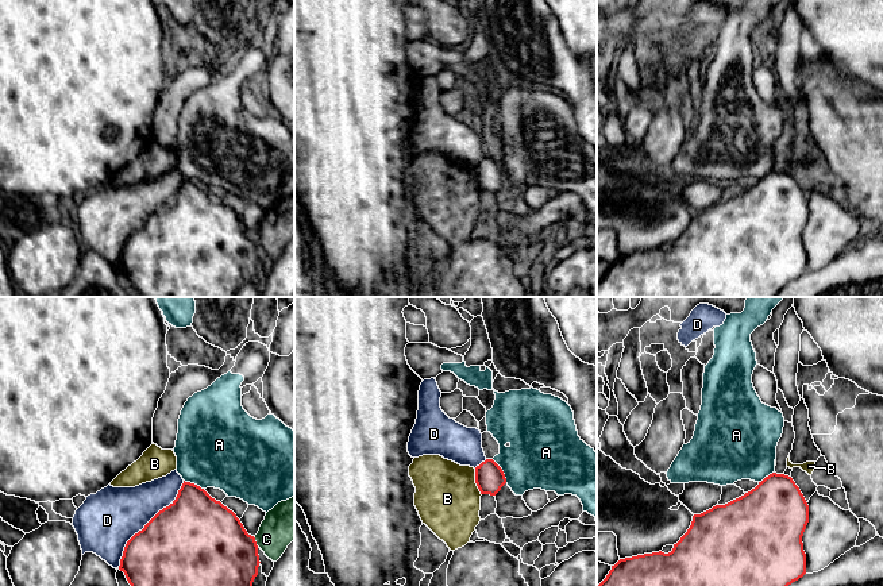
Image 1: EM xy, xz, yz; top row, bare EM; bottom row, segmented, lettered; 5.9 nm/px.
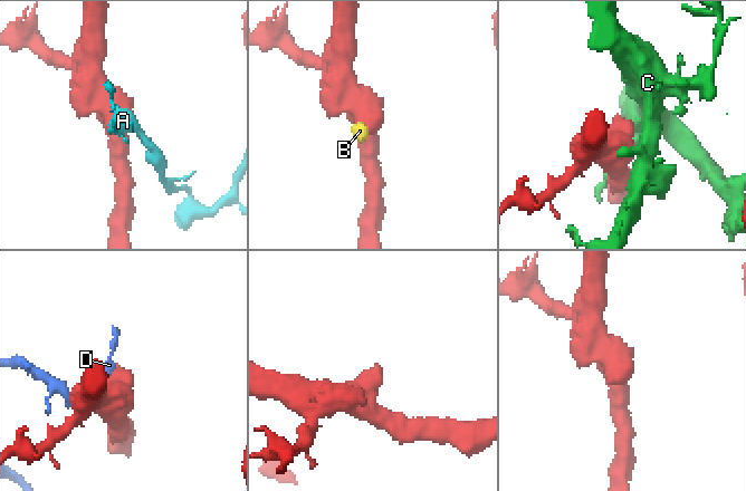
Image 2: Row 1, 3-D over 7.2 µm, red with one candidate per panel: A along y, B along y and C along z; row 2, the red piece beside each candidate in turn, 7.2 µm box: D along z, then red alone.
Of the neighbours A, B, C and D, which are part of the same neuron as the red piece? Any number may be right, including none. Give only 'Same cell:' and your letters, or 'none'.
Same cell: none

